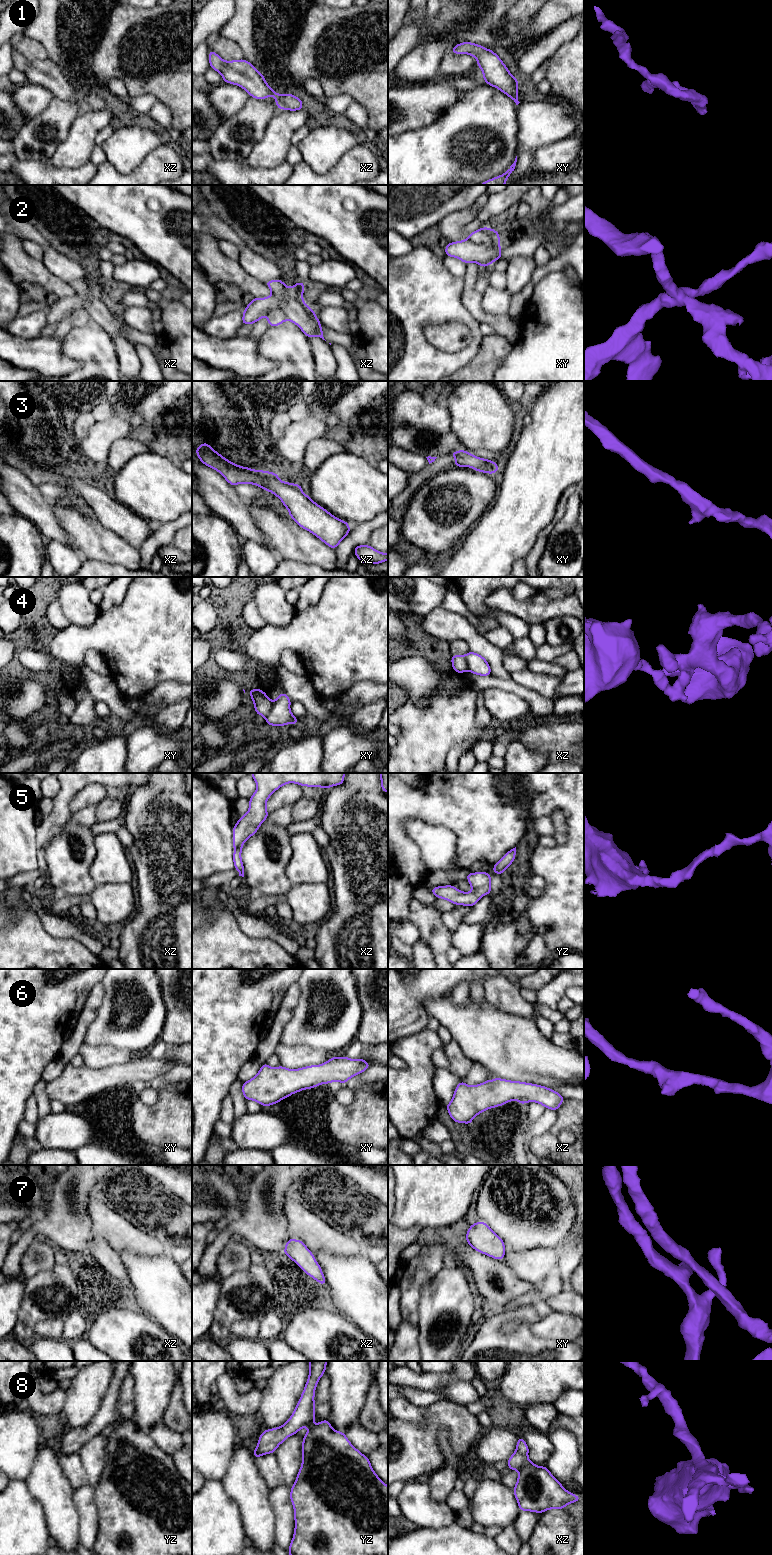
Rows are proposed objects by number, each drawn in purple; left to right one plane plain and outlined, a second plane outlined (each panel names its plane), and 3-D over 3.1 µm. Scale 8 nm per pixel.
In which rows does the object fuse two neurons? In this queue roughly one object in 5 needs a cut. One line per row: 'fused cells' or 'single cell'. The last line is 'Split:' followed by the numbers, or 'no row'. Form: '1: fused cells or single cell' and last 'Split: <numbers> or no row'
1: single cell
2: single cell
3: single cell
4: fused cells
5: single cell
6: single cell
7: single cell
8: single cell
Split: 4

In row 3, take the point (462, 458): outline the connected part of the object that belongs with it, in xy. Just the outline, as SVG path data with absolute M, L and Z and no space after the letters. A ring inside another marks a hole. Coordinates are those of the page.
M465 450L450 453L455 458L455 467L471 467L472 469L494 474L499 471L498 464L489 459L479 458Z

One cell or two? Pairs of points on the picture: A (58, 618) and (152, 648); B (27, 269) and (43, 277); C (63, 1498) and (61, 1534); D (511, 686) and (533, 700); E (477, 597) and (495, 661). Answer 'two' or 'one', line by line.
A: two
B: one
C: one
D: one
E: two

